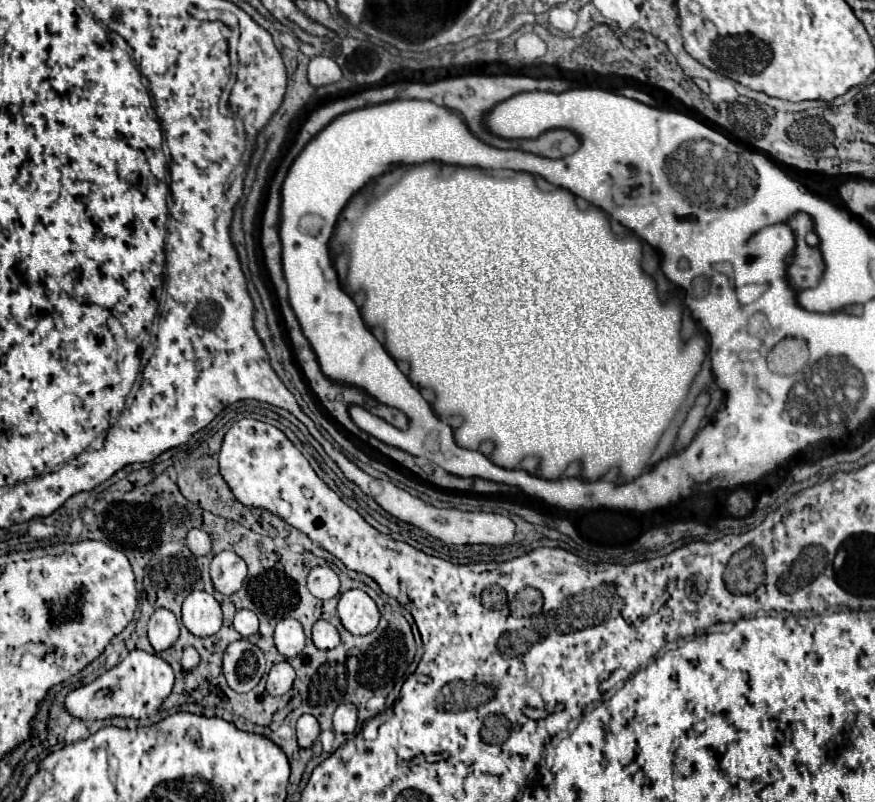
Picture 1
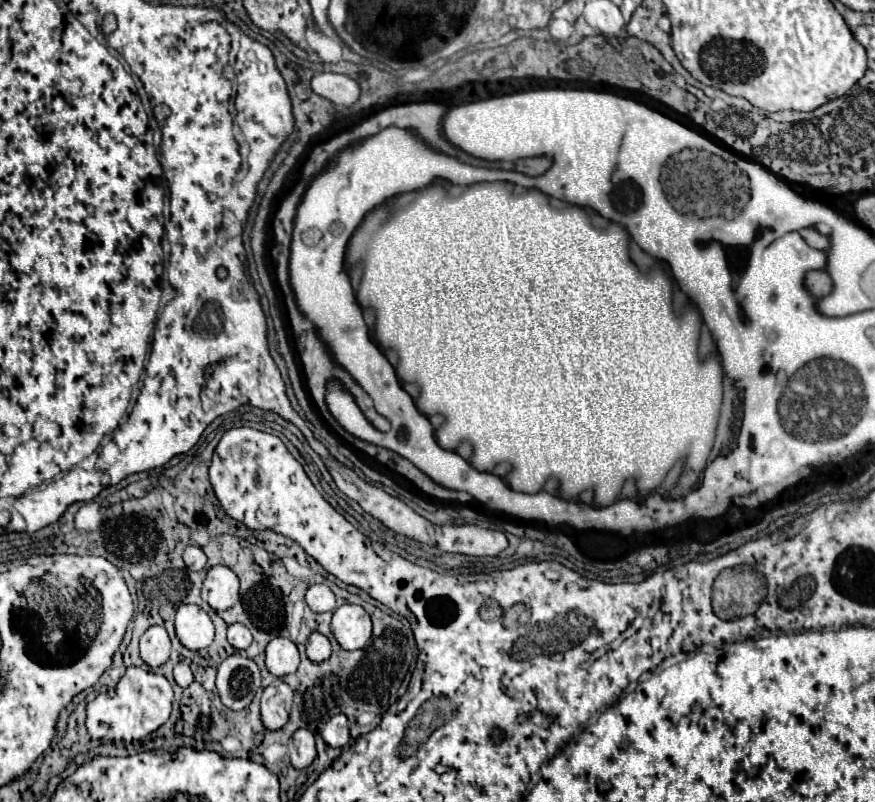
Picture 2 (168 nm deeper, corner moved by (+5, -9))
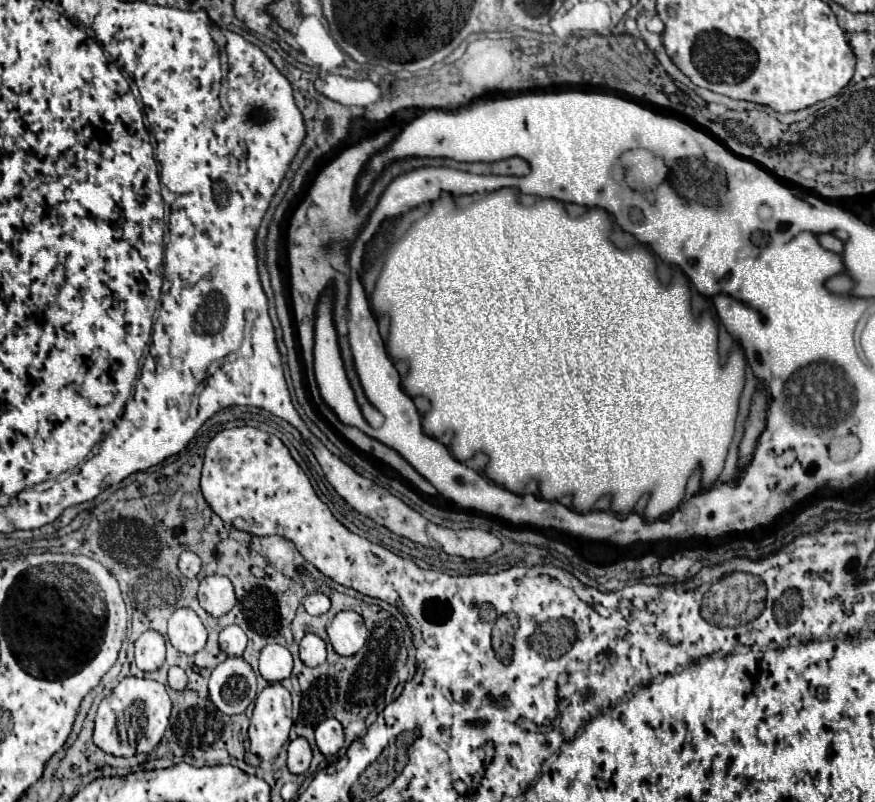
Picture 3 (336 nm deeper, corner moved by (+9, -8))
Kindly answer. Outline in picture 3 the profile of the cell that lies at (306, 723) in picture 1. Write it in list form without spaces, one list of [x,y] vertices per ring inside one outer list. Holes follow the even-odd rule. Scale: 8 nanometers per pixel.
[[[298,737],[294,741],[290,741],[288,745],[288,769],[294,775],[306,773],[312,761],[312,749],[308,745],[308,741],[304,737]]]

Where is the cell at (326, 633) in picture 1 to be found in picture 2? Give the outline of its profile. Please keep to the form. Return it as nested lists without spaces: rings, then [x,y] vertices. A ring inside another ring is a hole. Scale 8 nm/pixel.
[[[312,632],[308,642],[306,642],[306,654],[312,662],[324,662],[332,652],[332,646],[330,646],[330,640],[320,634],[320,632]]]

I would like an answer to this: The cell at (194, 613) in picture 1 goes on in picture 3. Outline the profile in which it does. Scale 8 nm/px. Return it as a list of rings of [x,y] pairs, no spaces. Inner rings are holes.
[[[192,609],[174,611],[174,615],[168,621],[168,639],[178,651],[186,655],[198,653],[204,649],[206,637],[206,627]]]

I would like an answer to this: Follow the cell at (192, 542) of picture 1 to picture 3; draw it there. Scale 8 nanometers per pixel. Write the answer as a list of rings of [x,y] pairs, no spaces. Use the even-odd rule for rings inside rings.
[[[184,551],[184,553],[180,555],[178,569],[180,569],[180,573],[182,573],[184,577],[188,577],[188,579],[196,577],[196,575],[200,573],[200,557],[198,557],[196,553],[192,553],[192,551]]]

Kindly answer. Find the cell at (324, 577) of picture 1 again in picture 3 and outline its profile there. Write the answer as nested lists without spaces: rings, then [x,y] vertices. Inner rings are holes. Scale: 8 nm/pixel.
[[[310,593],[304,599],[304,607],[310,615],[324,615],[330,609],[330,599],[324,593]]]

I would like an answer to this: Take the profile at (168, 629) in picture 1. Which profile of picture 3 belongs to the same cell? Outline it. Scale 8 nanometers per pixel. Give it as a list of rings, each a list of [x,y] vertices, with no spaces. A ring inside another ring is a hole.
[[[146,631],[136,641],[136,665],[140,671],[150,673],[162,667],[166,661],[164,637],[158,631]]]

